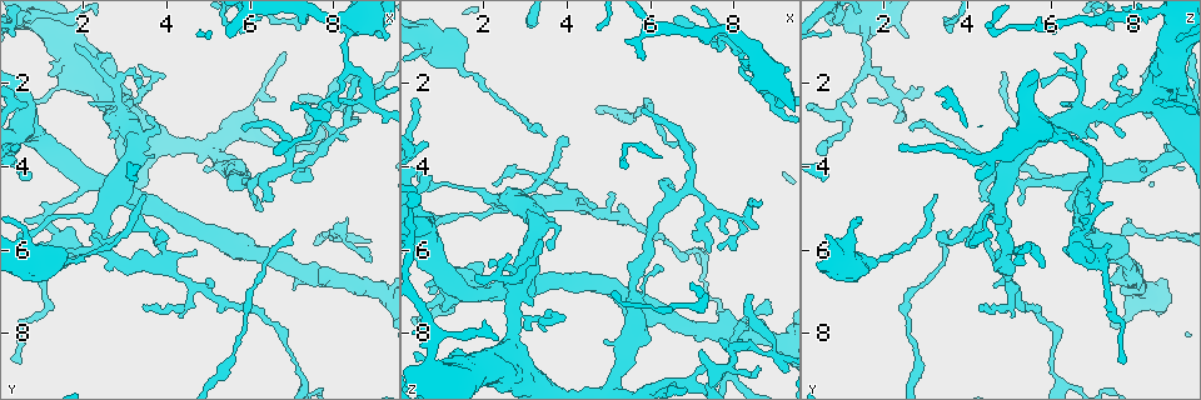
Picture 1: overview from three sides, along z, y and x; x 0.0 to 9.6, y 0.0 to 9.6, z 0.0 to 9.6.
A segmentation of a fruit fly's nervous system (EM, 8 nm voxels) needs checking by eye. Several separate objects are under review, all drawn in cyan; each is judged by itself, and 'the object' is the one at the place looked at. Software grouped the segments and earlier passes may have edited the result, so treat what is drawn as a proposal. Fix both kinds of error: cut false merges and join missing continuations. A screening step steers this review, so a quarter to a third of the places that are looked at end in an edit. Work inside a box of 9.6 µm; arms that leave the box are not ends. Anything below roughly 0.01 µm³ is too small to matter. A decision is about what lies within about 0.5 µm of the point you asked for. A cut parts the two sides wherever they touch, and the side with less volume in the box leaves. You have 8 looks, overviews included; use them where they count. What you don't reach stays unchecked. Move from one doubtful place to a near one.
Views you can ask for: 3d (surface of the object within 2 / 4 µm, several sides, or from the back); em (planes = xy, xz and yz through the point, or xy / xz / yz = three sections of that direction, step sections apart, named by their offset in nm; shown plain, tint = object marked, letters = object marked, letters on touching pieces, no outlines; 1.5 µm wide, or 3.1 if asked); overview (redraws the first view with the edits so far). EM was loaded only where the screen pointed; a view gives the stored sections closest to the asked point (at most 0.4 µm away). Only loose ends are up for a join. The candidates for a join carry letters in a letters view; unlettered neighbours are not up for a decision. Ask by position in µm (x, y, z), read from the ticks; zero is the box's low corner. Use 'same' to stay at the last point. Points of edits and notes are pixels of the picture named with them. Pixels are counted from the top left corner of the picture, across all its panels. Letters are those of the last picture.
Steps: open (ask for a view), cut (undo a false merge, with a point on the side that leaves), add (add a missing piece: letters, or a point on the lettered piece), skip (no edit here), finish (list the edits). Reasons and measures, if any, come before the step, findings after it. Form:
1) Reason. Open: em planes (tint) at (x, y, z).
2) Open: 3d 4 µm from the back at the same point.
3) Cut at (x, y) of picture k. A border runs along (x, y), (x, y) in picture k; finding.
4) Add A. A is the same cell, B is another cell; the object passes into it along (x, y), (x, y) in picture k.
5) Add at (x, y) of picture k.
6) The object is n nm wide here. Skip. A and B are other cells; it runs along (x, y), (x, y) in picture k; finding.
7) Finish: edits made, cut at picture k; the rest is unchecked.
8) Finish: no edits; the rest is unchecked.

Branch point. Open: 3d 4 µm at (5.65, 4.30, 6.45).

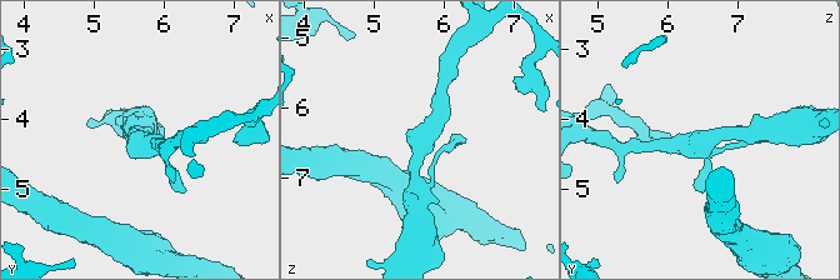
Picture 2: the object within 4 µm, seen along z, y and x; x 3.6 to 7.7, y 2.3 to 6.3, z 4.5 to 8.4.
Now the EM. Open: em yz step 4 (tint) at (5.65, 4.35, 6.55).

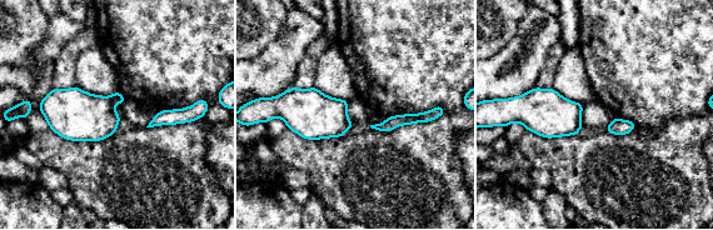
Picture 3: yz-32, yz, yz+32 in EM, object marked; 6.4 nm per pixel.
Open: em planes (letters) at the same point.

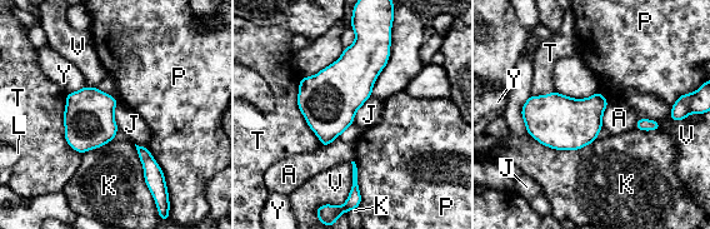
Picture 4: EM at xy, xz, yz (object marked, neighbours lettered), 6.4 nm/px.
Skip. A, J, K, L, P, T, V and Y are other cells; a border runs along (301, 78), (298, 108), (321, 145) in picture 4; one neuron here.

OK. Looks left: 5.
Two arms in line, one across. Open: em xy step 8 (tint) at (7.10, 8.95, 6.00).

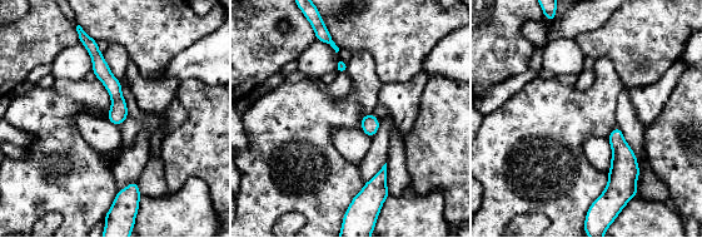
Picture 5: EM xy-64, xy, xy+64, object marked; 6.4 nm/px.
Cut it another way. Open: em xz step 4 (letters) at the same point.

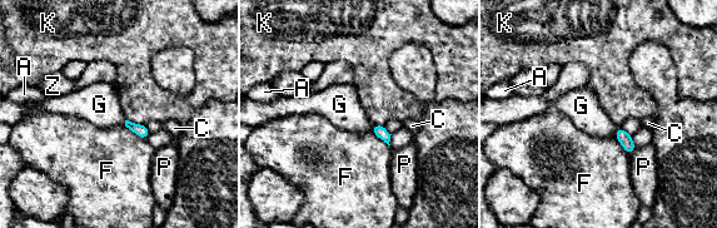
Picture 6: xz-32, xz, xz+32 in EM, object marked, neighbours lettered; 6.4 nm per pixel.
Skip. A, C, F, G, K, P and Z are other cells; a border runs along (620, 127), (615, 135) in picture 6; all the same neuron.

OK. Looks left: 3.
Calibre changes. Open: em xz step 8 (tint) at (1.50, 5.85, 6.70).

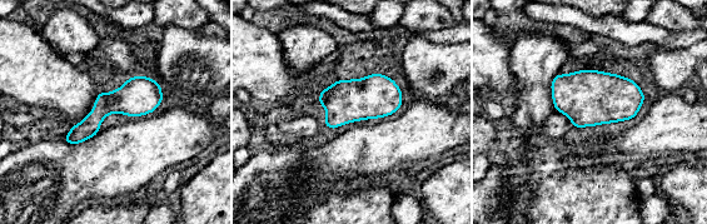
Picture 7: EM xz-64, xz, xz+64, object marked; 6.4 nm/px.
Open: em planes (letters) at the same point.

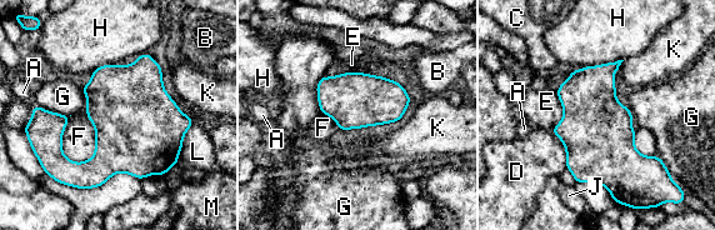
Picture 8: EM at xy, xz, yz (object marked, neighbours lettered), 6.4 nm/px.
Skip. A, B, C, D, E, F, G, H, J, K, L and M are other cells; a border runs along (81, 88), (94, 154), (75, 163) in picture 8; continuous, no second neuron.

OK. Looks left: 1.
Finish: no edits; the rest is unchecked.

